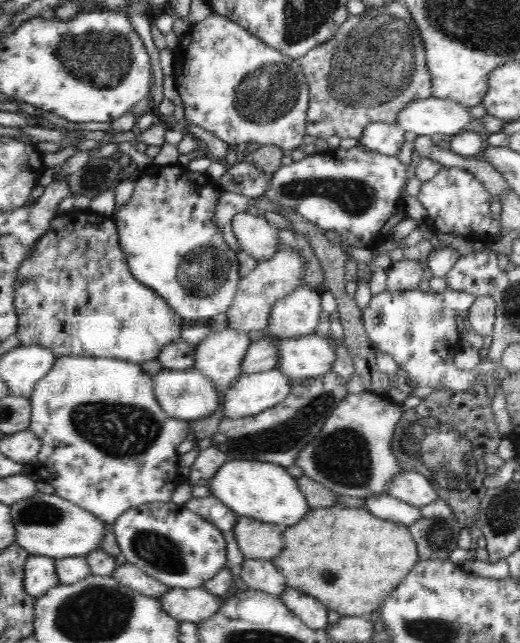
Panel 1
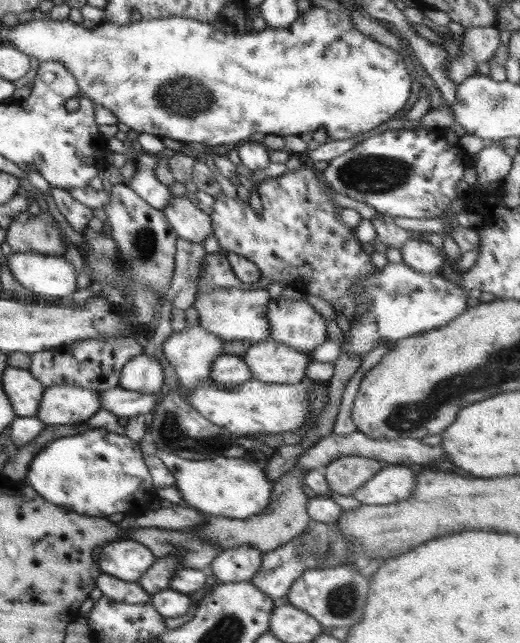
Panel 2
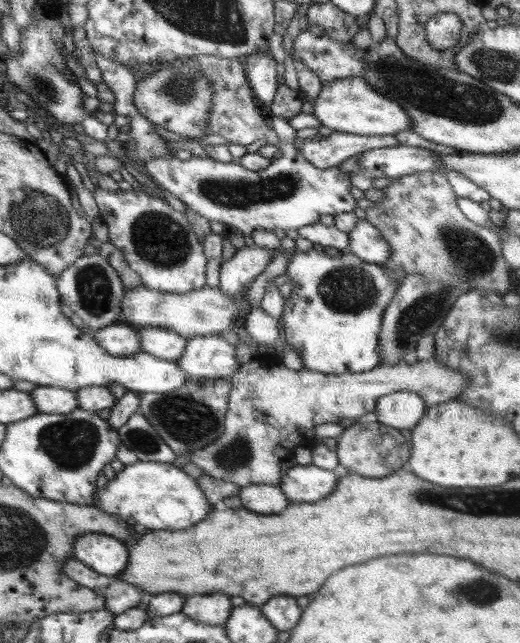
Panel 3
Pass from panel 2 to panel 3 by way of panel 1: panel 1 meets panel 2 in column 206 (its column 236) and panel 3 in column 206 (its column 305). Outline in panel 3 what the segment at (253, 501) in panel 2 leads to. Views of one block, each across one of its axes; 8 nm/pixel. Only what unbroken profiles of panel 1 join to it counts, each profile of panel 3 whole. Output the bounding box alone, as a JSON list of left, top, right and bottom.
[90,461,215,531]

